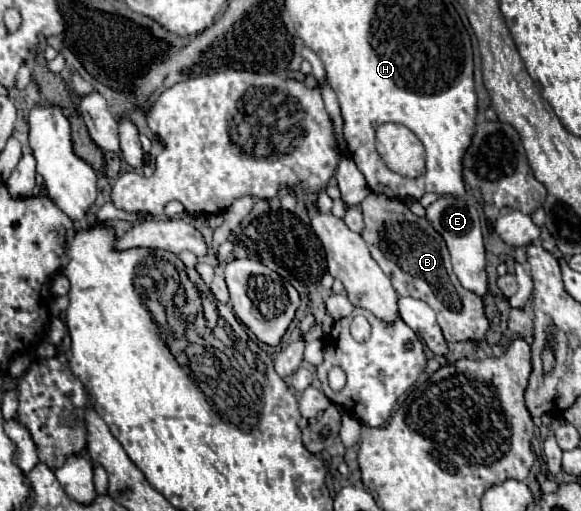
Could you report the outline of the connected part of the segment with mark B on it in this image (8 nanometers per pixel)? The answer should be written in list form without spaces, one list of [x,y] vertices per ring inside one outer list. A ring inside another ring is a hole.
[[[370,194],[362,204],[364,232],[372,258],[392,280],[394,290],[400,296],[412,296],[424,300],[438,318],[442,334],[448,342],[480,340],[488,332],[488,318],[482,308],[480,296],[466,290],[450,266],[450,256],[442,236],[428,224],[426,218],[412,214],[402,202],[386,196]]]

